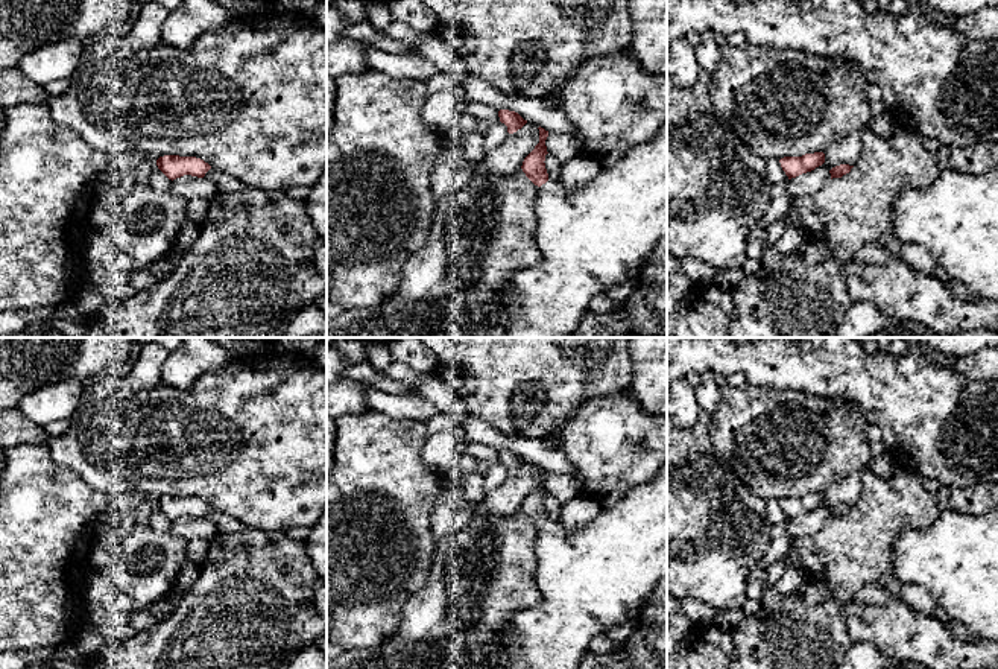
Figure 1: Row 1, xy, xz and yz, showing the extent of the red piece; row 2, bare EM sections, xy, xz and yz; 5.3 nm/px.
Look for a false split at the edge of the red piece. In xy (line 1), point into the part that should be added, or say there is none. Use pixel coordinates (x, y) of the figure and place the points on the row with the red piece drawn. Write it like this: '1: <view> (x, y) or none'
1: none

